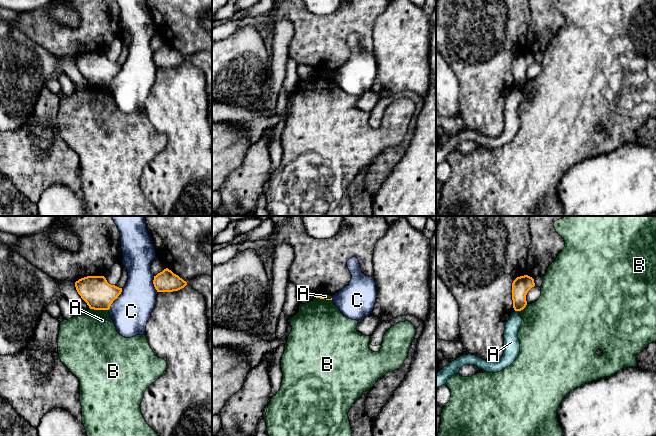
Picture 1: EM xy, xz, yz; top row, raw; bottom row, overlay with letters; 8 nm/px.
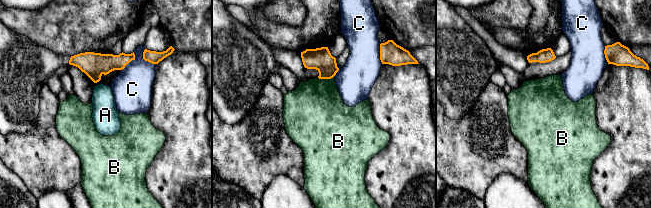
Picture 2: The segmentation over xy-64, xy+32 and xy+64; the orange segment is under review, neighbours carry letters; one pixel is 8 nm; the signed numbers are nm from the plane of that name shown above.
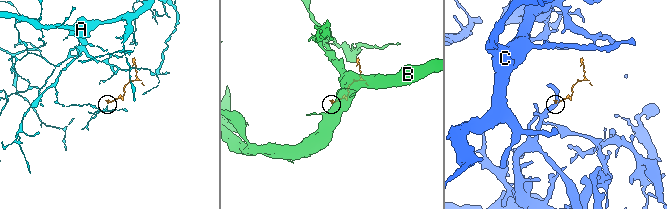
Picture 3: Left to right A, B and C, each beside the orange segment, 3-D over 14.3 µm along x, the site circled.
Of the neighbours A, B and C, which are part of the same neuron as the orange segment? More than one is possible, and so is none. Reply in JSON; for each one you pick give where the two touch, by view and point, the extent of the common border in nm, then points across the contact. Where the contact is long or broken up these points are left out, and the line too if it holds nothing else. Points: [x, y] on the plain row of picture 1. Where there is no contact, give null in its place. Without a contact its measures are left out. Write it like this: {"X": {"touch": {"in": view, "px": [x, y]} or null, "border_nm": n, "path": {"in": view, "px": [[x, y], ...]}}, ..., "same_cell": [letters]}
{"same_cell": []}

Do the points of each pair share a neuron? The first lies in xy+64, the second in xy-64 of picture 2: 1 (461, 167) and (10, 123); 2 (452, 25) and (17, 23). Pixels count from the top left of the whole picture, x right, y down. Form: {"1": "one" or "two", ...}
{"1": "two", "2": "two"}

